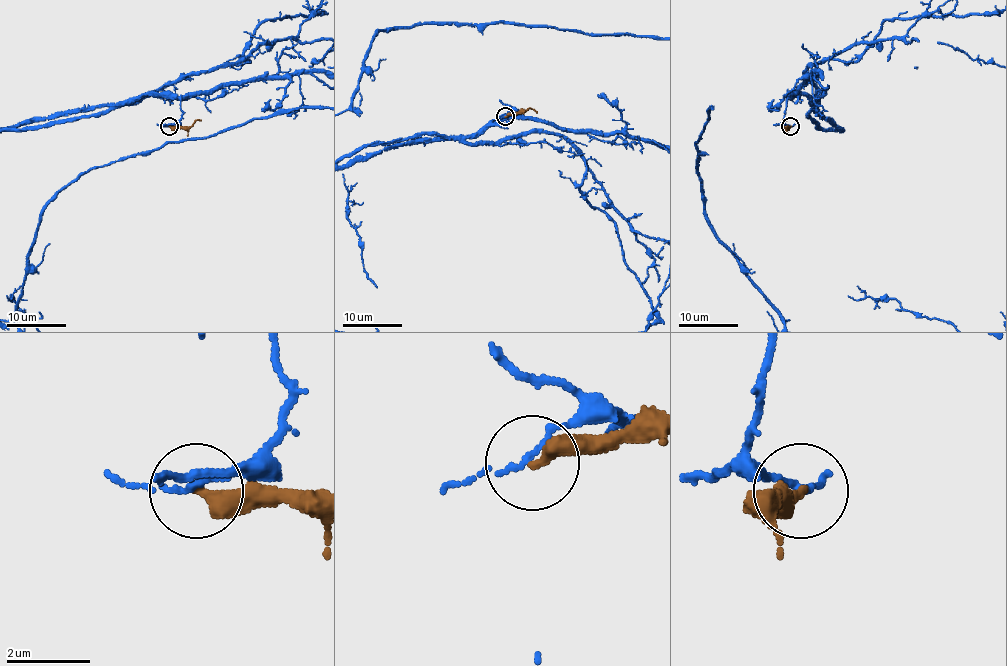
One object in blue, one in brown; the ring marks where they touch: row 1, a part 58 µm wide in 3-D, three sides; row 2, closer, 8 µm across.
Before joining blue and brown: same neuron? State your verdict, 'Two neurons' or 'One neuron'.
Two neurons

